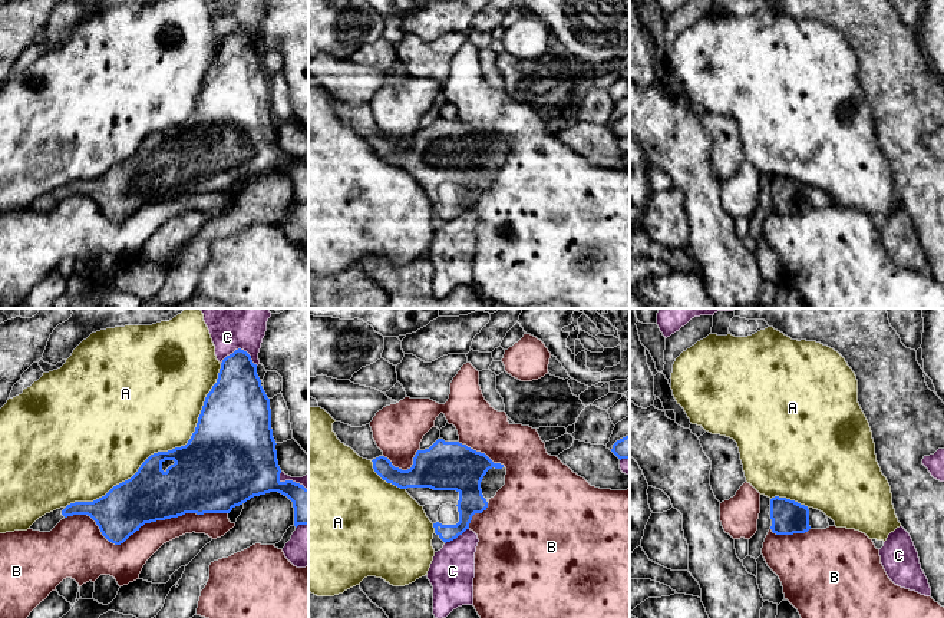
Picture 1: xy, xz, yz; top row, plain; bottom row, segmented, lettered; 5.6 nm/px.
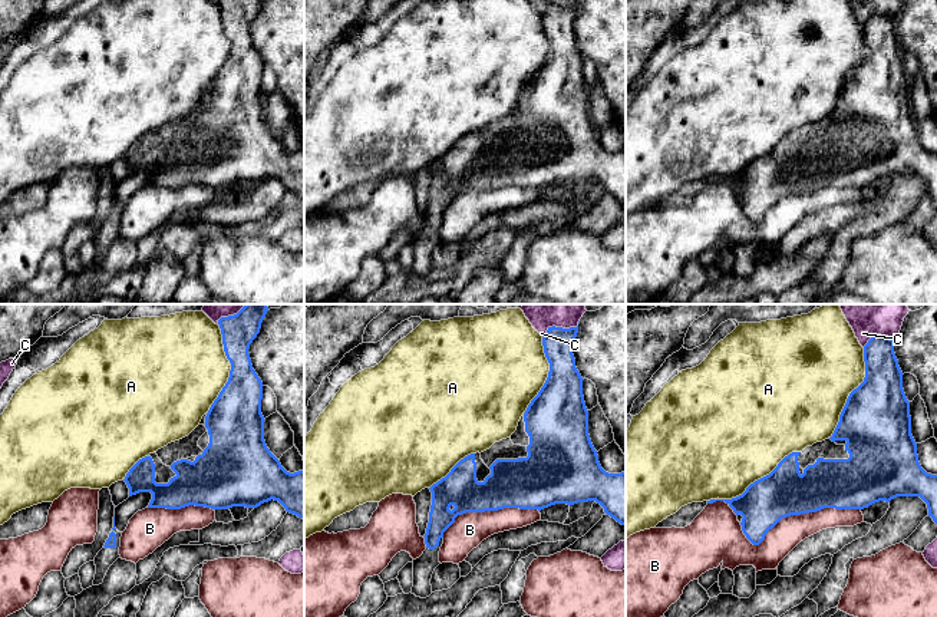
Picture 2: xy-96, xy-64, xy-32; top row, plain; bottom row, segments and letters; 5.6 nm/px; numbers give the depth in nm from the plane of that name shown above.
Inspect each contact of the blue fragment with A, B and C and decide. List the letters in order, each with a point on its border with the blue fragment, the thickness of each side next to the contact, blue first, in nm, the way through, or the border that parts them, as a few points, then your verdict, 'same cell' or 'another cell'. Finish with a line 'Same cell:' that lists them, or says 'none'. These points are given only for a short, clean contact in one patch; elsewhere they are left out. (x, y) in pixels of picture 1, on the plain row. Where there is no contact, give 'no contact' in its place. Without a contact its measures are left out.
A: contact xy (164, 131); calibres 360 and 480 nm; another cell
B: contact xy (144, 202); calibres 300 and 200 nm; another cell
C: contact xy (240, 27); calibres 280 and 180 nm; another cell
Same cell: none

